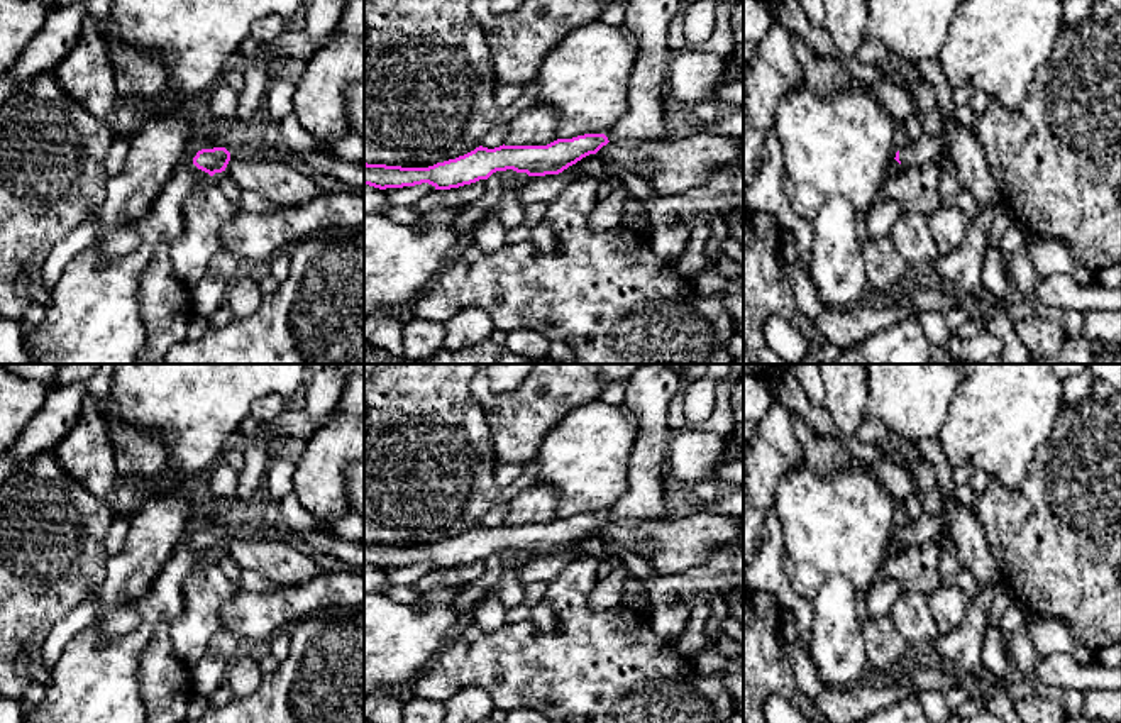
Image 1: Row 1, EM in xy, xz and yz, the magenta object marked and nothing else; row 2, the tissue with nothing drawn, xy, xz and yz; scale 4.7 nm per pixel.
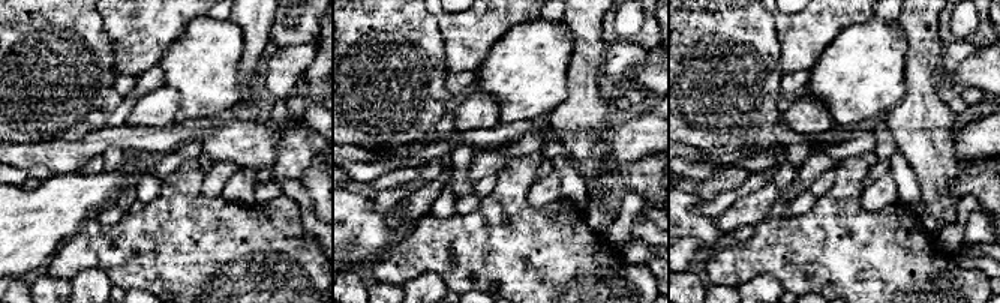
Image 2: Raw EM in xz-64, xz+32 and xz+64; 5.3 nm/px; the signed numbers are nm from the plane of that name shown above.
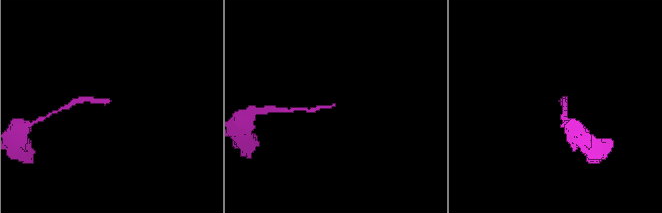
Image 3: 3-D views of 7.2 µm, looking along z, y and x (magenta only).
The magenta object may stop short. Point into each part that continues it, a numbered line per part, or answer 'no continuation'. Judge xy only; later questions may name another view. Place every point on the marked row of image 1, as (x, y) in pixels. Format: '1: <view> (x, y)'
1: xy (351, 175)

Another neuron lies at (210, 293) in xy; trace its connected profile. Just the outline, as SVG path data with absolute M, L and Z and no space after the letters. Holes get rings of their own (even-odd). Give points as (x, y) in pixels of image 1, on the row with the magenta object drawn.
M218 249L212 256L205 276L190 290L195 315L208 317L227 303L227 291L237 279L240 262L235 254L225 249Z

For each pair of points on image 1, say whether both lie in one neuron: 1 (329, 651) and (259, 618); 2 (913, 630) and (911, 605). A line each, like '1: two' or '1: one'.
1: two
2: one

